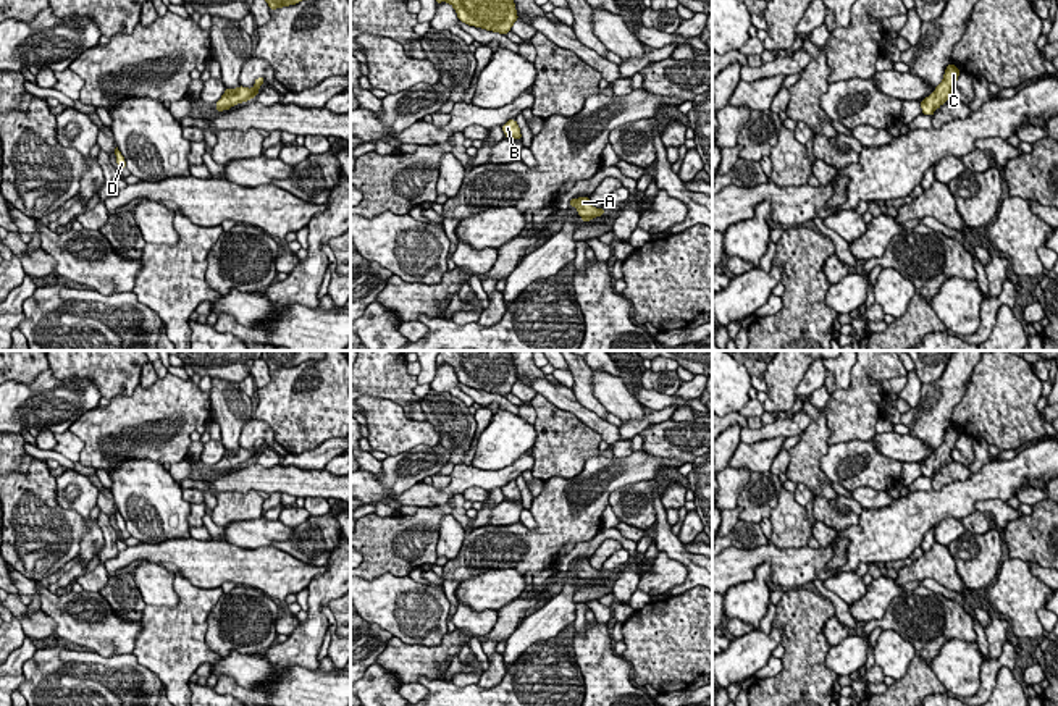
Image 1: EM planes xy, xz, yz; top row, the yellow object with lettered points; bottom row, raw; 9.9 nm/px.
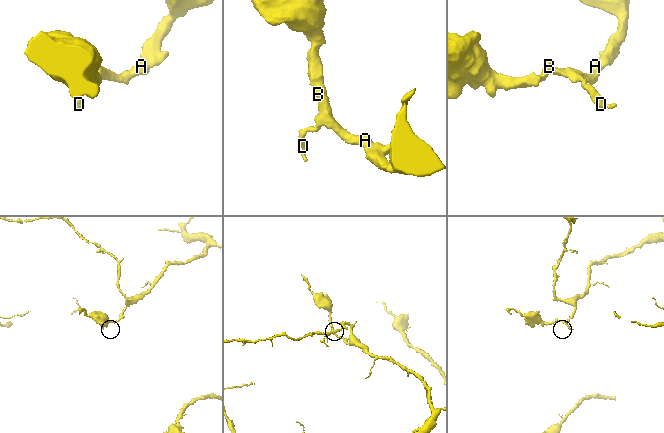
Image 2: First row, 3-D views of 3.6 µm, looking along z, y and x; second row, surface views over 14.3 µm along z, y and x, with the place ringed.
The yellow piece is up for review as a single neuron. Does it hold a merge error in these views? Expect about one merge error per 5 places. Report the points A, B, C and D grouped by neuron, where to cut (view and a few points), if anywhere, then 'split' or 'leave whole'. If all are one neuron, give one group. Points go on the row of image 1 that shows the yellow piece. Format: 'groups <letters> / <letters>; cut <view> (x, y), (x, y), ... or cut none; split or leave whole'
groups A B C D; cut none; leave whole

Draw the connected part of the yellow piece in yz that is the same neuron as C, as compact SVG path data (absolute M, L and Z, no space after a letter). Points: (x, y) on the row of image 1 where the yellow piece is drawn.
M950 63L945 69L943 81L935 87L932 95L926 97L921 102L924 115L932 116L942 103L951 99L951 89L956 86L958 76L959 69L953 63Z

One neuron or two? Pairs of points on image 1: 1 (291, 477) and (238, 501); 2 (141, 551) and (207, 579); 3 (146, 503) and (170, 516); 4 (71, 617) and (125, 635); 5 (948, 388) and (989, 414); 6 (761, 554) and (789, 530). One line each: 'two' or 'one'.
1: two
2: one
3: one
4: one
5: two
6: two

